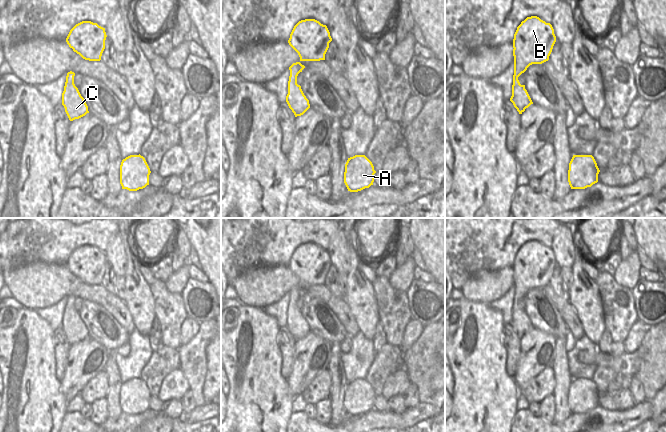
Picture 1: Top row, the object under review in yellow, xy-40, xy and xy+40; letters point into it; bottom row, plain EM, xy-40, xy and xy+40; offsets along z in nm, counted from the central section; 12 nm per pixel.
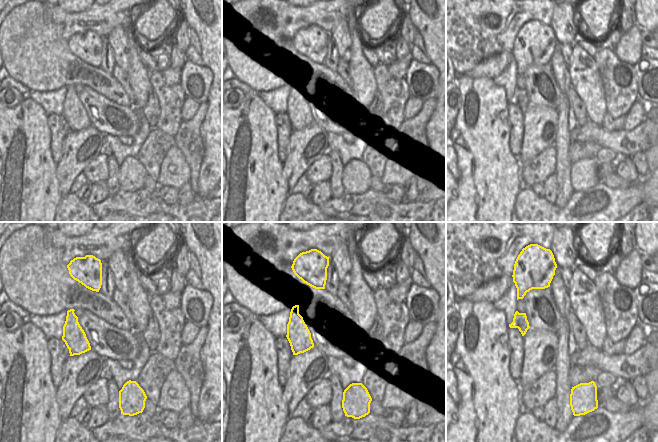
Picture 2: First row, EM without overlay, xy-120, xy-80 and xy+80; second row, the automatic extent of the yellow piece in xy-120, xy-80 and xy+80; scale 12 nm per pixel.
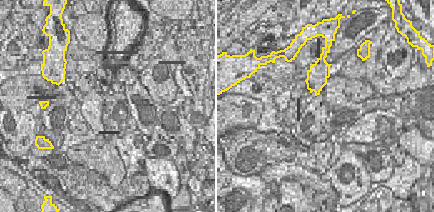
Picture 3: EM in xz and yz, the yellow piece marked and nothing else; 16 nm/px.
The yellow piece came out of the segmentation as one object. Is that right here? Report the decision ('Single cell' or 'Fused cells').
Single cell

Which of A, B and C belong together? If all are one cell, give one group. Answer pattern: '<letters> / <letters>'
A B C

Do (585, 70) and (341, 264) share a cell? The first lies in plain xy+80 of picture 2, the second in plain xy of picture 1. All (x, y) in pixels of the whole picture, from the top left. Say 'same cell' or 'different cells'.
different cells

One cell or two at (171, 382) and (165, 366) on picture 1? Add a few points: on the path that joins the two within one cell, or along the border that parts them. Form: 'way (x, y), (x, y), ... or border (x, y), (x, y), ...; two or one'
border (179, 368), (173, 369), (164, 377), (157, 394); two

